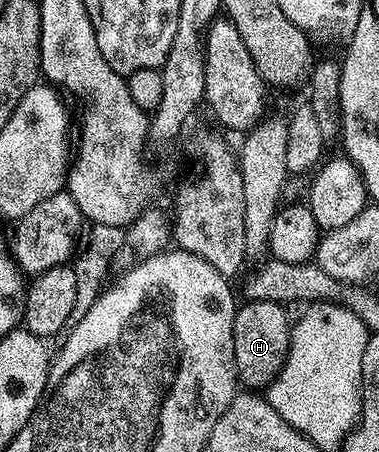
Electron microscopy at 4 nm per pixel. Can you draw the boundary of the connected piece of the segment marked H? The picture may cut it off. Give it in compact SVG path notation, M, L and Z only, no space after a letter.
M257 300L244 301L235 312L233 326L236 379L248 391L263 392L281 372L291 347L292 322L287 319L284 303Z

